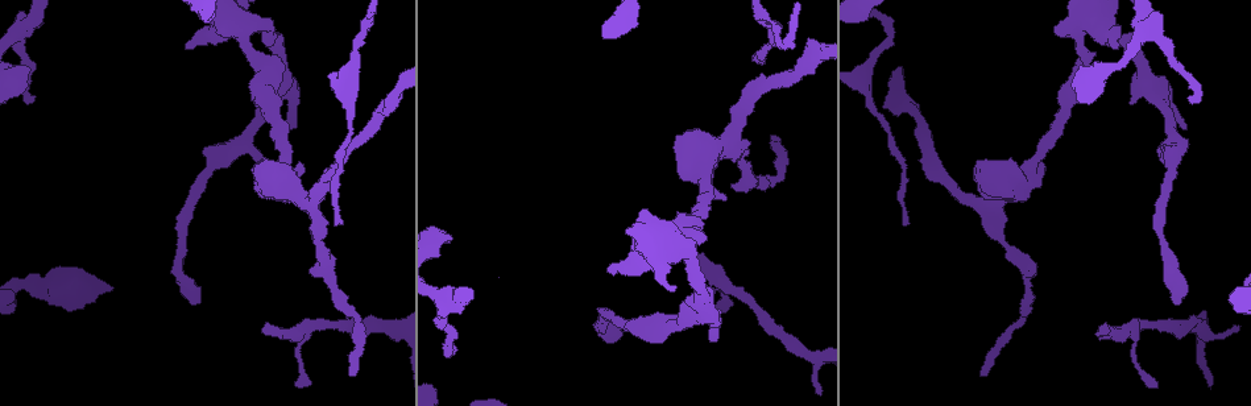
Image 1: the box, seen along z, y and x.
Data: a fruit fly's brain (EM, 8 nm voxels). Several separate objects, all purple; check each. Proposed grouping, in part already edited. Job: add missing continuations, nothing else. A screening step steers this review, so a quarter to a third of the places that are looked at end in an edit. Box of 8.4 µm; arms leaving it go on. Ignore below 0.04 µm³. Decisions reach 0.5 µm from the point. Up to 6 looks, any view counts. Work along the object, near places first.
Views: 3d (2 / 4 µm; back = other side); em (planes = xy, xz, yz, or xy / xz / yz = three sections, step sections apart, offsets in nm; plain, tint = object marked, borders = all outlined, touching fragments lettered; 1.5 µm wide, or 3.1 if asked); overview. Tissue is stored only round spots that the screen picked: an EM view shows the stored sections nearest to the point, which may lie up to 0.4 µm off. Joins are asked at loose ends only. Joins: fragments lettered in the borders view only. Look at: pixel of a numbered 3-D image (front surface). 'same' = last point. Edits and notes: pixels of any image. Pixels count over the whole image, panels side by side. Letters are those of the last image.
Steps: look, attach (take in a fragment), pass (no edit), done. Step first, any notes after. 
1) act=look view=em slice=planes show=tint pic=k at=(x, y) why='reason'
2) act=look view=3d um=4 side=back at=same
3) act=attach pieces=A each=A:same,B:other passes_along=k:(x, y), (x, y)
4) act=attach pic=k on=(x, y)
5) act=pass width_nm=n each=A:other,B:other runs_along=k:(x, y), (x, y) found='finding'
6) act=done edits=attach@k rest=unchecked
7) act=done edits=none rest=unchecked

act=look view=3d um=2 pic=1 at=(612, 330) why='end of a long branch'

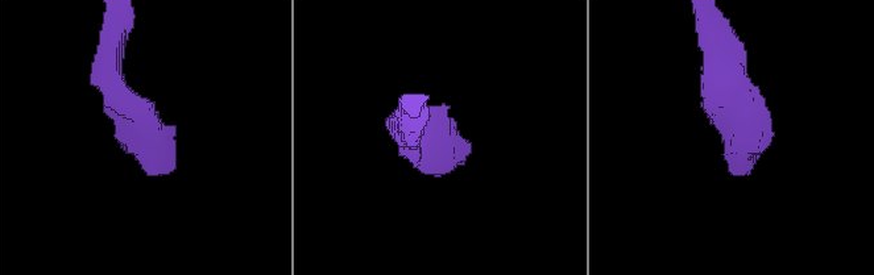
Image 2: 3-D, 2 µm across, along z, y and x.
act=look view=em slice=xy step=8 show=tint pic=2 at=(449, 134) why='need the tissue'

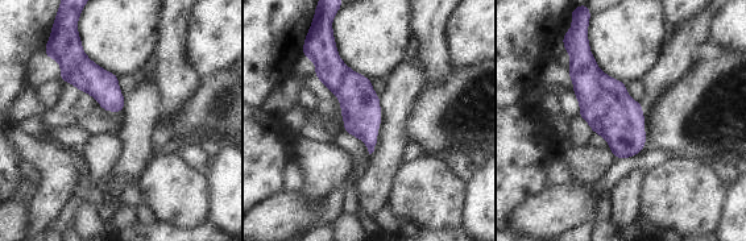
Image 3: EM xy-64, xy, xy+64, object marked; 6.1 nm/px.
act=look view=em slice=planes show=borders at=same why='another direction'

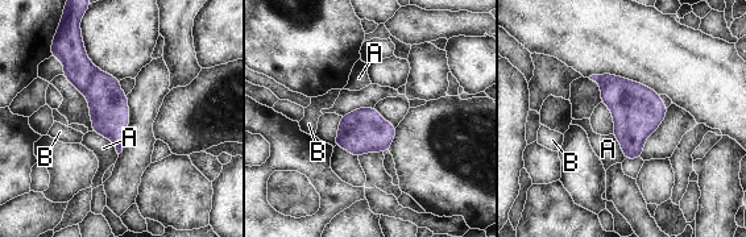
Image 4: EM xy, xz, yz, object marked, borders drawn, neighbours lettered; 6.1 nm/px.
act=pass each=A:other,B:other runs_along=4:(77, 50), (119, 148) found='no lettered fragment goes on from it'

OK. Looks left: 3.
act=look view=3d um=4 pic=1 at=(264, 333) why='branch stops here'

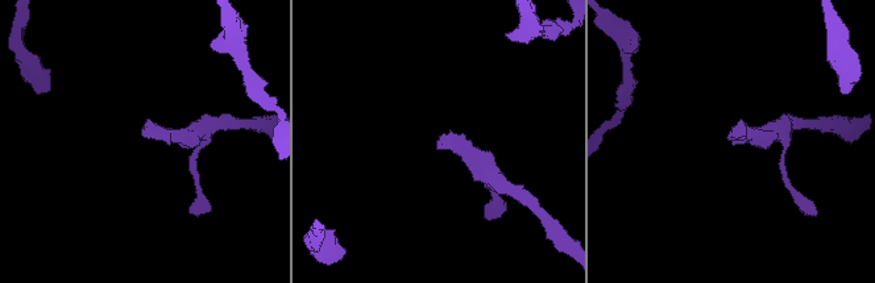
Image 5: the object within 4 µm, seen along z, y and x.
act=look view=em slice=xz step=4 show=borders pic=5 at=(735, 138)

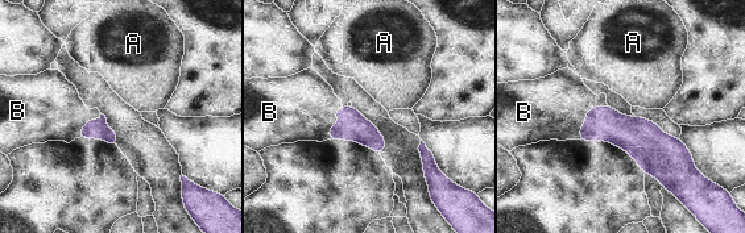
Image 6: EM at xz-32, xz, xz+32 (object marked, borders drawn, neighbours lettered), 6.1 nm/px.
act=look view=em slice=planes show=borders at=same

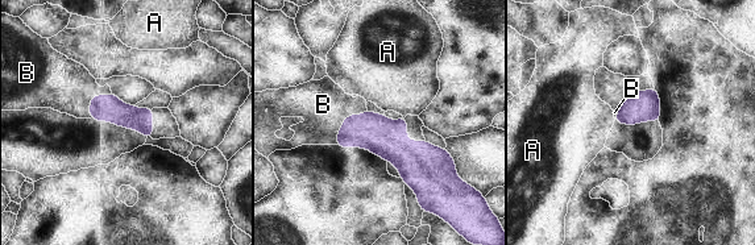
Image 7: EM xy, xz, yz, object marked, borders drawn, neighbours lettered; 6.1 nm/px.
act=attach pic=7 on=(323, 104) each=A:other,B:same found='it goes on there'

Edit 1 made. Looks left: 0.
act=done edits=attach@7 rest=unchecked

